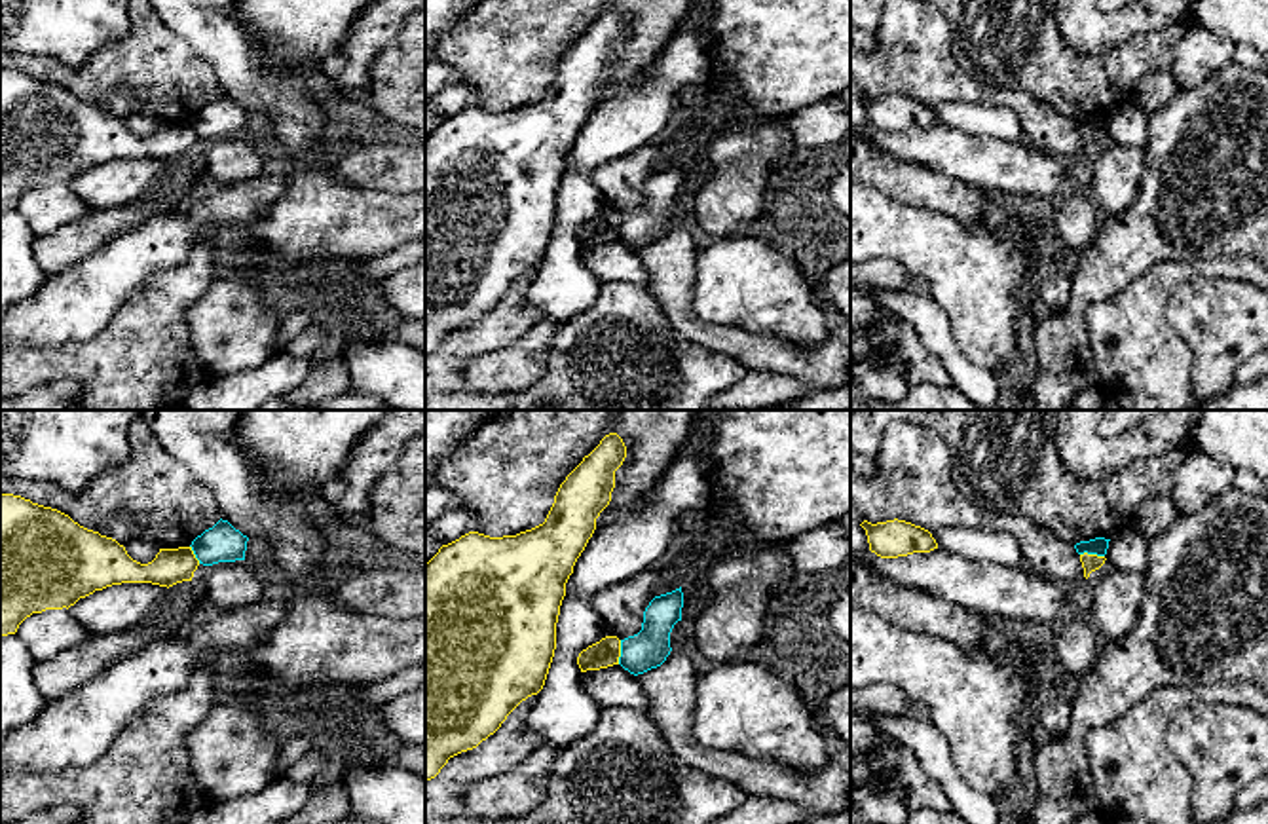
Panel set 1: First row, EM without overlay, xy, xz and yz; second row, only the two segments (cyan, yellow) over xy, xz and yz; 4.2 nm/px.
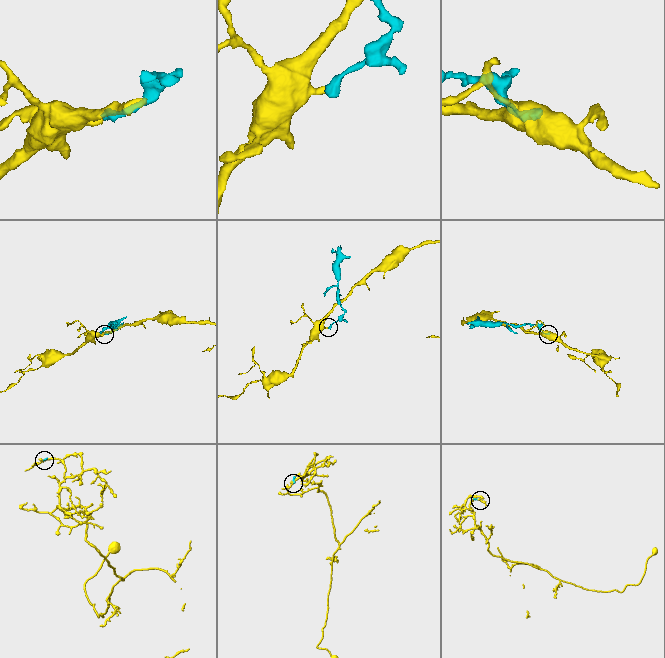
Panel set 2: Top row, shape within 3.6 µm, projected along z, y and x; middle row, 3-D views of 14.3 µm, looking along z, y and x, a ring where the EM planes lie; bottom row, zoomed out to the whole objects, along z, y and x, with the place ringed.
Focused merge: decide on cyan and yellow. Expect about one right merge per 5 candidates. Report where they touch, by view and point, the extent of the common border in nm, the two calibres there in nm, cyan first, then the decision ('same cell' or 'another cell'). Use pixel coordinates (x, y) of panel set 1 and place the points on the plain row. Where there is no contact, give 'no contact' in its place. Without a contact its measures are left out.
xz (621, 226) | 110 nm | 160/120 nm | another cell

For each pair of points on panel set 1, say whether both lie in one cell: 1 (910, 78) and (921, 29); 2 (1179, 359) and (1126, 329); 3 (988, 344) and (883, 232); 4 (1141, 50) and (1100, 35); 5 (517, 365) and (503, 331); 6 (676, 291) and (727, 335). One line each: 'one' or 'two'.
1: one
2: one
3: one
4: two
5: two
6: one

